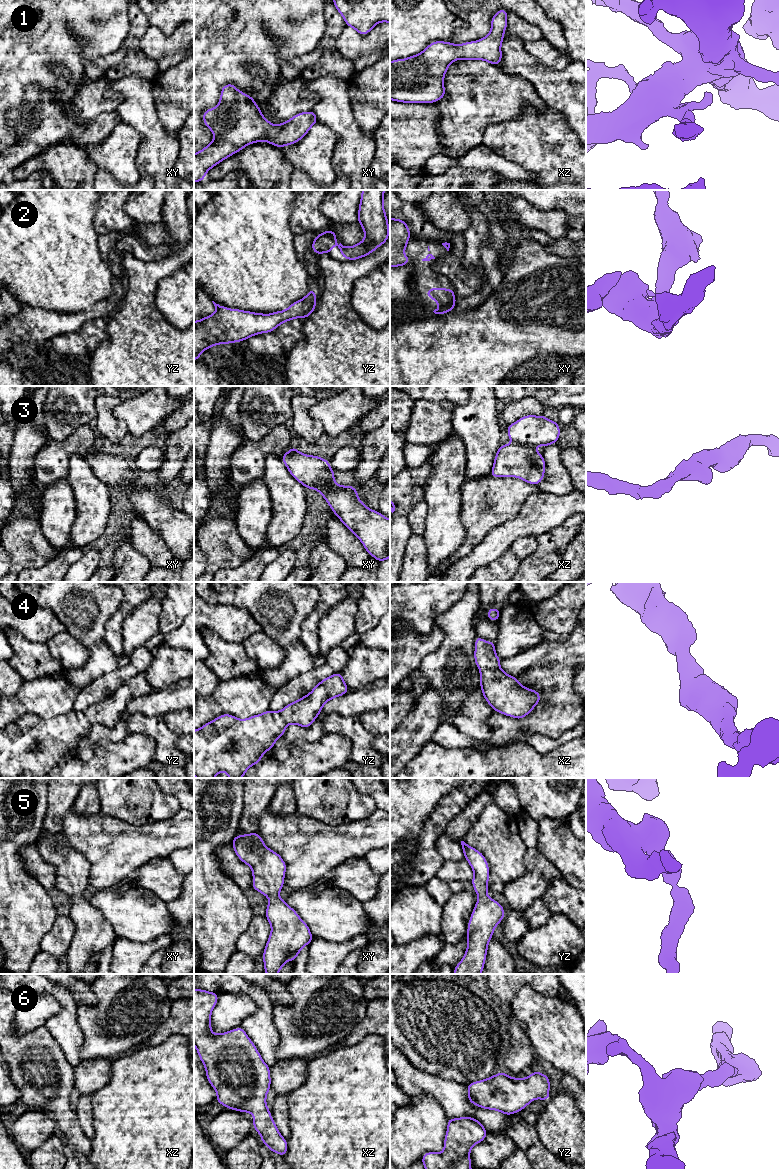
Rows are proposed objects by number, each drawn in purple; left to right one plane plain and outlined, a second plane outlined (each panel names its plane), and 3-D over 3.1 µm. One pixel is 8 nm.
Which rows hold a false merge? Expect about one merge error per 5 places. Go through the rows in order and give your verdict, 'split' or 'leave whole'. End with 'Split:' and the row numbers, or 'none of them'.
1: leave whole
2: leave whole
3: leave whole
4: leave whole
5: leave whole
6: leave whole
Split: none of them

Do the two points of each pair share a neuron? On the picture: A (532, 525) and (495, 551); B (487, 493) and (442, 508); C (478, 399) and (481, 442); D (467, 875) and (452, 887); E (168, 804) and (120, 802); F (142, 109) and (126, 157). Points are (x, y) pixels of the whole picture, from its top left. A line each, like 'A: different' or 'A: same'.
A: same
B: different
C: same
D: different
E: same
F: different

